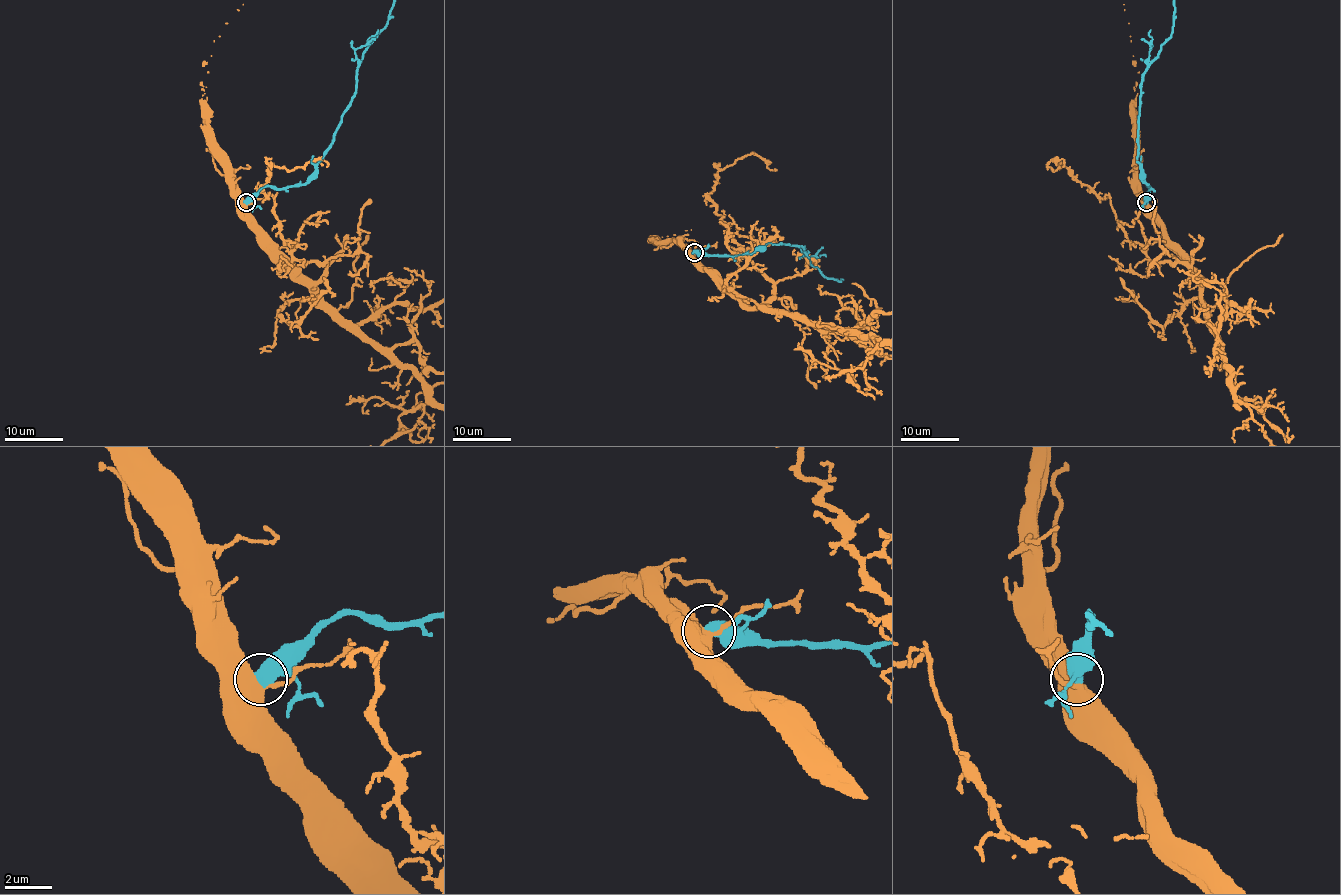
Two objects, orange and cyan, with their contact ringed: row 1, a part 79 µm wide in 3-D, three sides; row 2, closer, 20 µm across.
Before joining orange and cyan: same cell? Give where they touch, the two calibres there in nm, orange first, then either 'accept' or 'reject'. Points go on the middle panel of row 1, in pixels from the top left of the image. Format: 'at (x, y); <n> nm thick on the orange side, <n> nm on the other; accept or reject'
at (694, 252); 500 nm thick on the orange side, 600 nm on the other; reject

